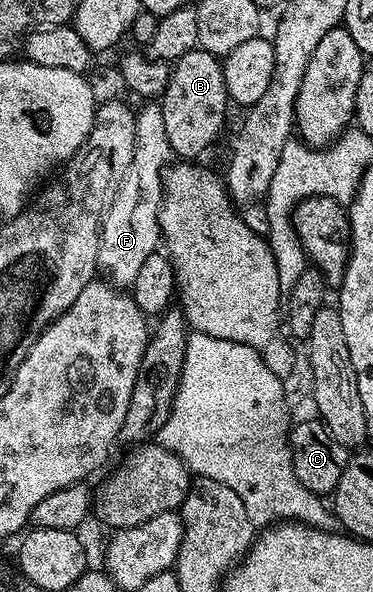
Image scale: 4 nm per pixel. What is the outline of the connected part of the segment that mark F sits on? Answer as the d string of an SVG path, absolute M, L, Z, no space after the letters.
M145 103L142 109L136 110L135 119L135 151L131 155L131 164L127 171L123 171L123 179L119 183L119 191L115 191L115 203L105 212L105 218L101 224L101 242L99 243L99 255L97 264L100 272L106 273L108 280L118 287L132 287L135 283L135 275L139 275L141 264L147 260L147 255L158 252L162 244L161 224L159 223L159 211L161 210L161 196L163 187L161 178L171 161L173 148L167 143L167 130L163 128L163 111L160 104Z

